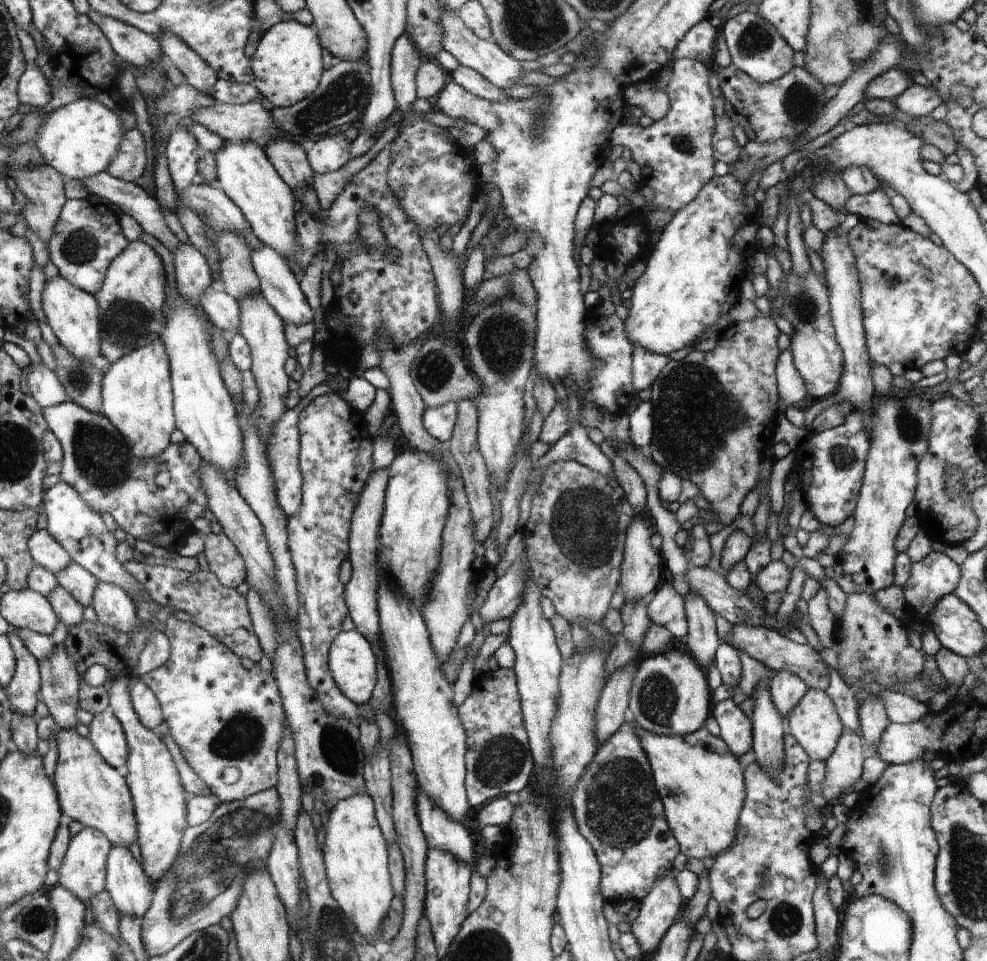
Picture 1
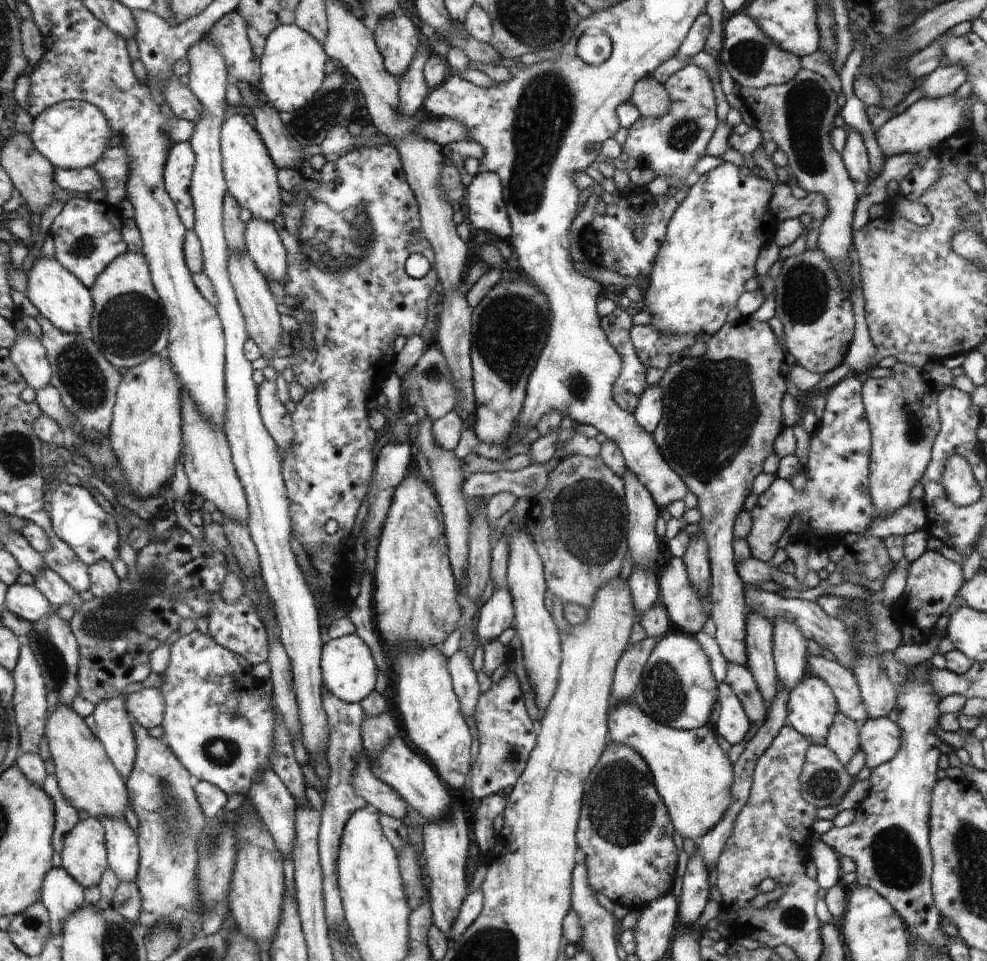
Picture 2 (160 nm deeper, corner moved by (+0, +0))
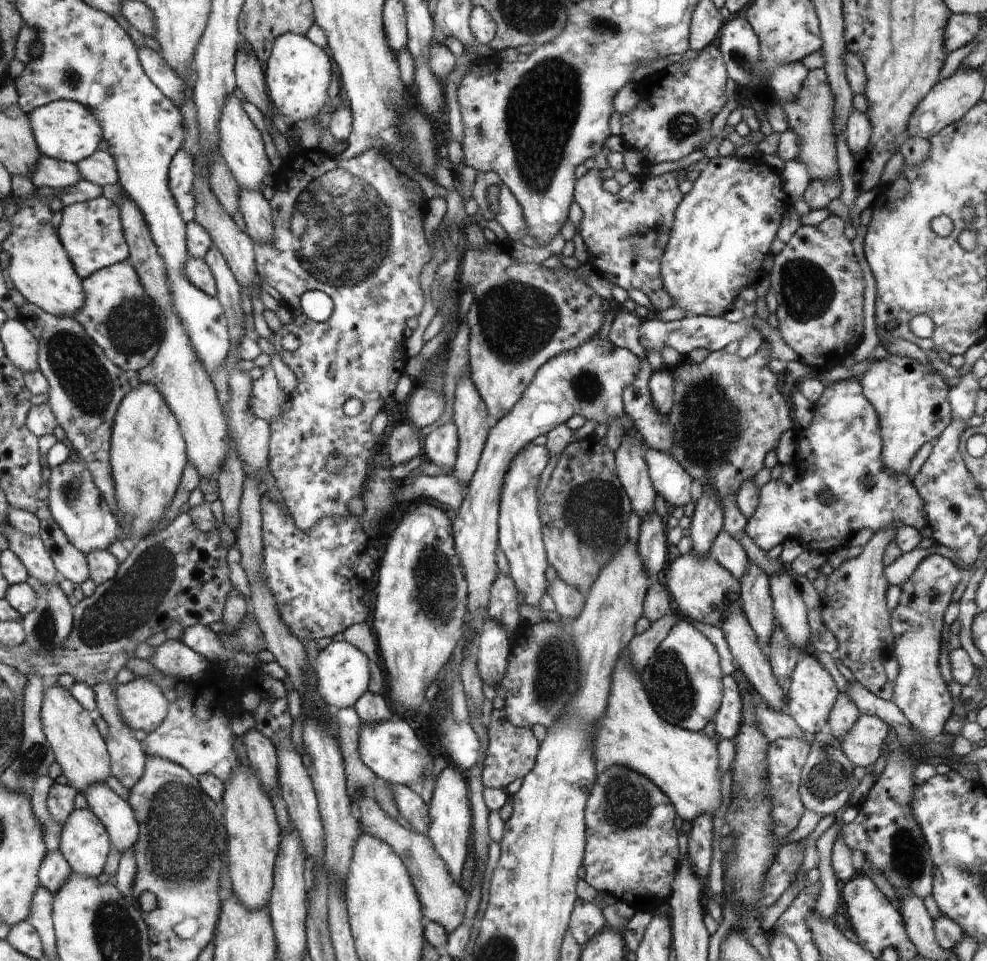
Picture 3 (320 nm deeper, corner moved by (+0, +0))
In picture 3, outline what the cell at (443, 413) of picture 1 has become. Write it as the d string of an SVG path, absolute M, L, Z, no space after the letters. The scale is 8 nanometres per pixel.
M453 422L444 424L422 439L424 457L443 468L446 473L452 472L459 454L459 433Z

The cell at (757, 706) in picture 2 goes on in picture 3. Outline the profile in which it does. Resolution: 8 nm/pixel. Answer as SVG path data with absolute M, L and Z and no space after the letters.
M753 690L752 694L753 703L755 704L755 715L757 716L755 724L768 736L769 742L777 738L795 738L805 740L808 744L813 743L815 735L800 728L790 715L784 712L771 711L768 703L756 694L756 690Z

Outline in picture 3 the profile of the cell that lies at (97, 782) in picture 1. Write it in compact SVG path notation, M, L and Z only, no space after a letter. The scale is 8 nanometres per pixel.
M57 683L44 689L41 723L55 754L55 761L60 764L70 786L74 784L78 793L83 794L83 790L92 783L106 783L106 778L112 776L110 752L106 752L107 742L102 740L90 714L80 706L80 702L76 702L70 690Z

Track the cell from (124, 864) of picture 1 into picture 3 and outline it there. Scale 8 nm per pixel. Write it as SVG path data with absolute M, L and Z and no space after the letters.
M92 783L83 790L88 806L102 821L111 837L111 848L123 850L138 842L139 823L135 811L116 792L112 792L106 783Z

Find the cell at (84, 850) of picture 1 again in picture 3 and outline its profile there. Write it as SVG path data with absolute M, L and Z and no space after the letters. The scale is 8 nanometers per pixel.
M90 808L72 809L63 824L58 850L66 857L72 873L98 877L102 874L111 849L111 837L102 821Z

